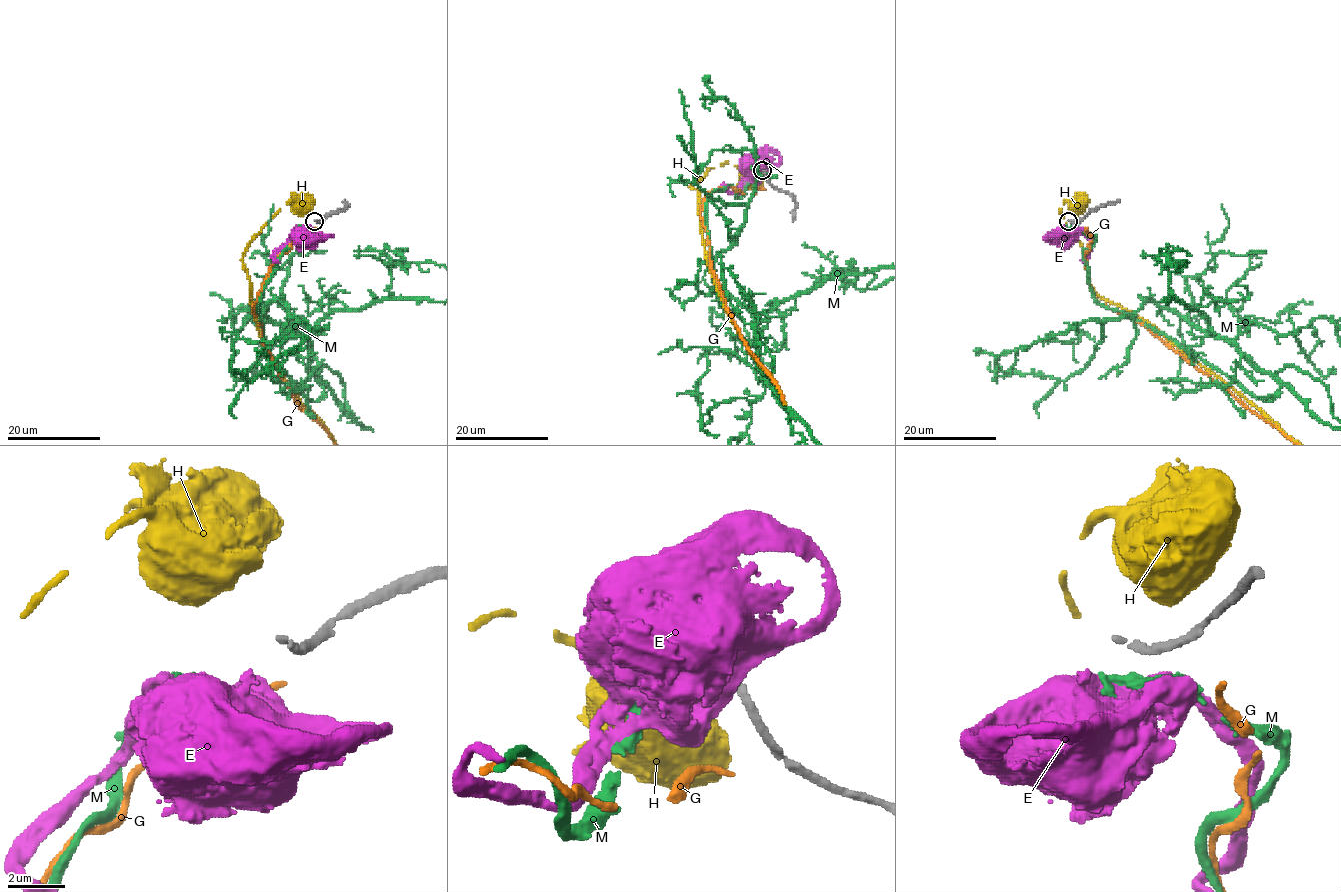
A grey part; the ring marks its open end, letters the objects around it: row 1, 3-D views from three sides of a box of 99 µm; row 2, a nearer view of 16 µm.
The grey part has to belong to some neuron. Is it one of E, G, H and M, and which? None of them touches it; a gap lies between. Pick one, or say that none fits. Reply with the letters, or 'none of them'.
M

